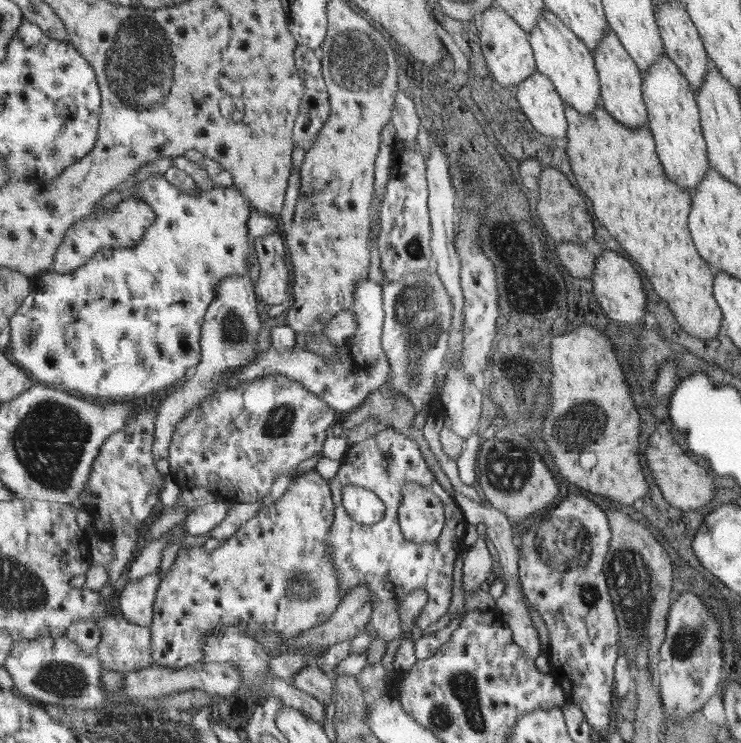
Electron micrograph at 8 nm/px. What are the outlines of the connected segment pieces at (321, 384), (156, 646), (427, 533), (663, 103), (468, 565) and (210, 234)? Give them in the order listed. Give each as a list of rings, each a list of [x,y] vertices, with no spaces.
[[[375,280],[359,281],[357,291],[355,291],[355,303],[350,310],[353,310],[357,316],[357,333],[345,346],[338,347],[338,357],[333,358],[333,361],[325,362],[319,354],[309,352],[305,348],[294,350],[289,347],[277,350],[271,346],[266,351],[257,354],[251,363],[233,371],[228,376],[227,385],[235,386],[277,374],[305,385],[316,396],[322,397],[342,417],[353,408],[357,410],[373,392],[385,387],[391,380],[392,368],[382,345],[386,314],[383,308],[383,287]]]
[[[310,471],[306,474],[294,477],[287,486],[284,494],[277,499],[273,506],[262,508],[251,520],[248,520],[239,528],[238,532],[227,541],[223,542],[217,549],[207,552],[205,548],[189,548],[178,552],[171,570],[163,577],[159,585],[158,598],[154,606],[153,626],[153,664],[161,667],[171,667],[182,669],[203,660],[203,643],[205,639],[219,631],[219,627],[227,625],[229,627],[242,627],[245,631],[253,634],[257,630],[263,632],[278,633],[284,640],[299,637],[303,631],[319,626],[331,619],[331,615],[337,612],[339,605],[343,602],[339,594],[339,572],[334,567],[330,558],[331,548],[327,544],[327,537],[331,534],[335,520],[335,502],[331,496],[329,482],[319,472]]]
[[[407,483],[399,507],[400,525],[410,541],[434,543],[446,524],[443,499],[421,483]]]
[[[661,54],[651,68],[643,73],[643,98],[649,112],[649,128],[659,152],[658,159],[663,160],[663,168],[670,180],[687,190],[694,196],[699,180],[705,176],[707,168],[711,165],[707,160],[706,141],[701,136],[701,120],[697,116],[695,98],[689,90],[689,84],[674,62]]]
[[[480,523],[477,525],[479,537],[477,541],[468,549],[464,558],[462,574],[462,586],[464,594],[469,596],[469,592],[477,592],[479,588],[487,588],[492,580],[493,560],[491,552],[487,548],[487,526]]]
[[[155,176],[155,178],[135,186],[133,197],[147,201],[153,207],[153,211],[157,213],[157,218],[153,220],[153,226],[151,226],[151,232],[143,236],[141,244],[123,249],[105,247],[95,254],[93,260],[70,274],[60,274],[53,270],[41,271],[39,276],[35,276],[31,280],[31,294],[24,300],[19,310],[10,317],[12,356],[17,360],[19,366],[26,369],[35,379],[39,378],[47,384],[55,384],[61,390],[75,390],[75,394],[81,392],[87,396],[95,396],[102,402],[109,402],[109,400],[113,400],[113,403],[115,400],[117,402],[138,402],[141,401],[141,396],[146,394],[151,395],[151,393],[157,392],[169,394],[171,391],[176,391],[185,382],[183,379],[187,379],[189,372],[194,371],[202,359],[202,330],[207,309],[217,295],[215,289],[229,275],[248,273],[247,256],[251,250],[249,244],[251,241],[254,242],[249,227],[249,219],[254,207],[235,183],[231,186],[217,186],[213,190],[187,195],[187,192],[184,193],[183,190],[170,184],[164,176]]]

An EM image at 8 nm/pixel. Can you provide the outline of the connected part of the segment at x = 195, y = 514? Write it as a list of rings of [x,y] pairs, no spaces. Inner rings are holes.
[[[215,501],[195,507],[185,518],[186,534],[201,536],[211,532],[227,518],[227,509],[225,501]]]

